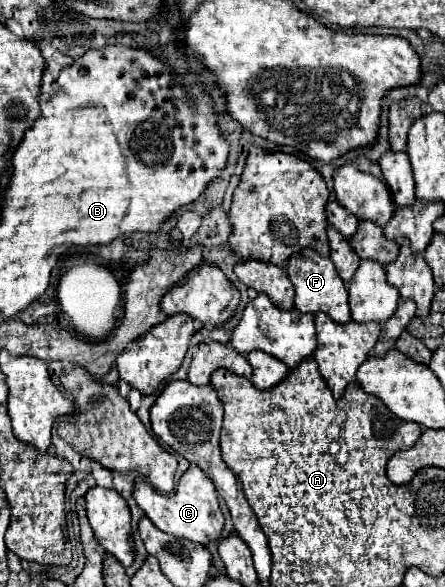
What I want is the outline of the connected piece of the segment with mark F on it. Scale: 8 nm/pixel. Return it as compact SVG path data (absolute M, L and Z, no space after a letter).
M303 249L301 253L293 255L287 261L287 275L295 287L295 307L301 313L327 313L331 319L339 323L347 323L349 315L349 301L347 301L347 287L345 281L339 277L333 261L329 257L321 257L313 249Z

